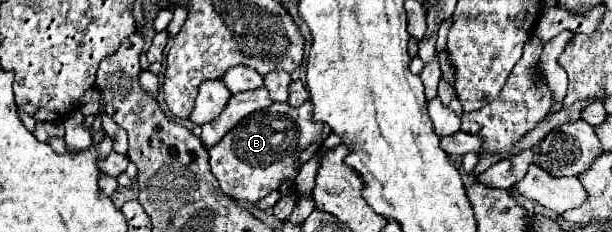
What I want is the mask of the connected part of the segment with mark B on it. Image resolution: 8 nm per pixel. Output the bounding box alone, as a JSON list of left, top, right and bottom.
[208,102,328,204]

